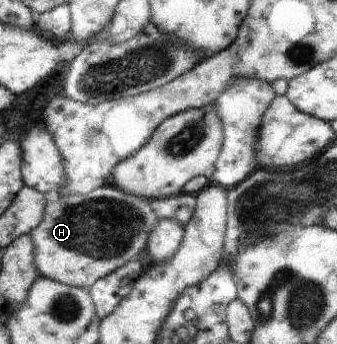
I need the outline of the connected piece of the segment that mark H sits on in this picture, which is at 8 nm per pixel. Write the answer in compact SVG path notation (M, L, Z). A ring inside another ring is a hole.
M111 183L87 194L60 193L58 200L48 202L44 208L42 222L28 232L35 244L35 266L41 277L50 278L66 286L74 286L89 290L100 278L115 273L120 266L129 261L140 259L140 254L148 250L151 242L151 231L159 225L159 221L175 219L185 226L195 215L198 199L192 194L180 192L172 197L148 200L135 195L126 194Z

